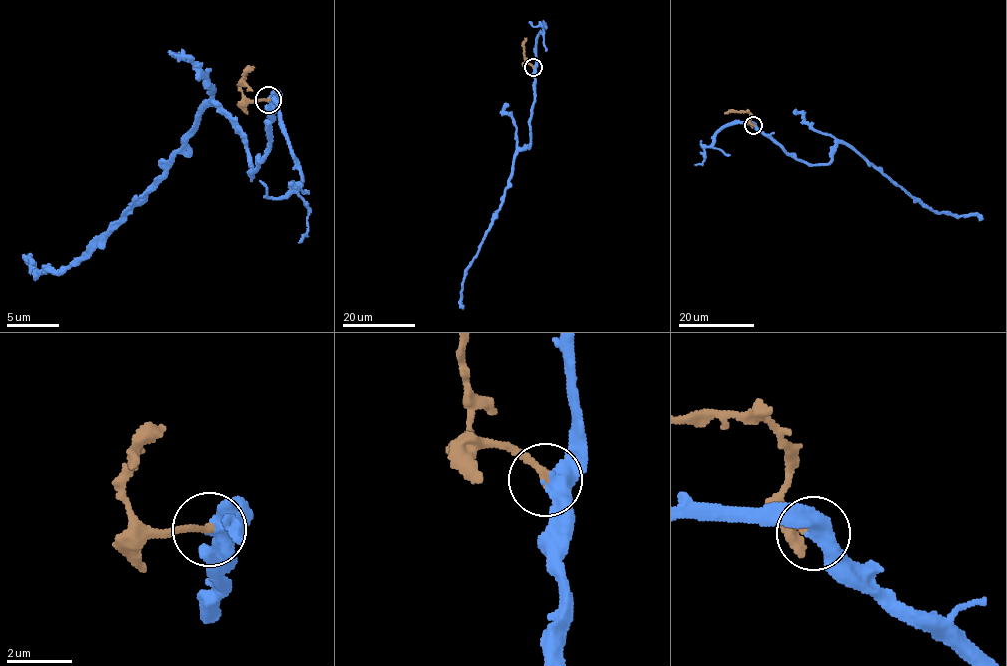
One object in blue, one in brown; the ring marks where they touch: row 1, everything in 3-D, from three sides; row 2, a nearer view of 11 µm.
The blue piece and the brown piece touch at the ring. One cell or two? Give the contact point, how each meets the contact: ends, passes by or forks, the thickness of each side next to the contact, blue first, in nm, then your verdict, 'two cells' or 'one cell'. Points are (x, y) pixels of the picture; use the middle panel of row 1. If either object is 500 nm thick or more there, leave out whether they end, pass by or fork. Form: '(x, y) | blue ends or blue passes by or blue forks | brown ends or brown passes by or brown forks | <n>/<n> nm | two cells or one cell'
(533, 67) | blue passes by | brown ends | 460/220 nm | one cell

